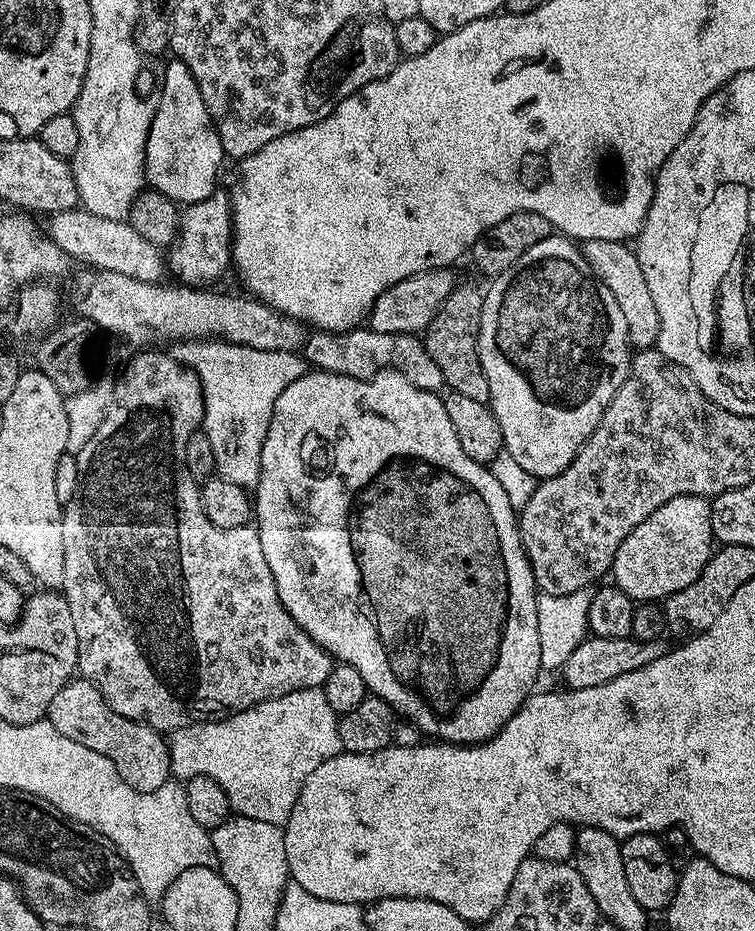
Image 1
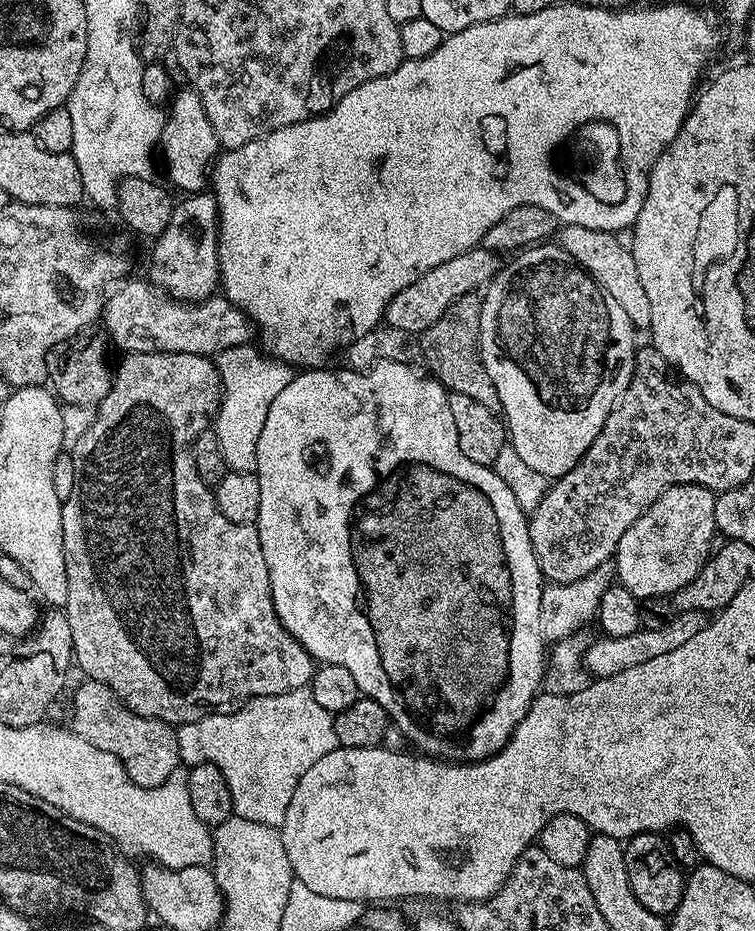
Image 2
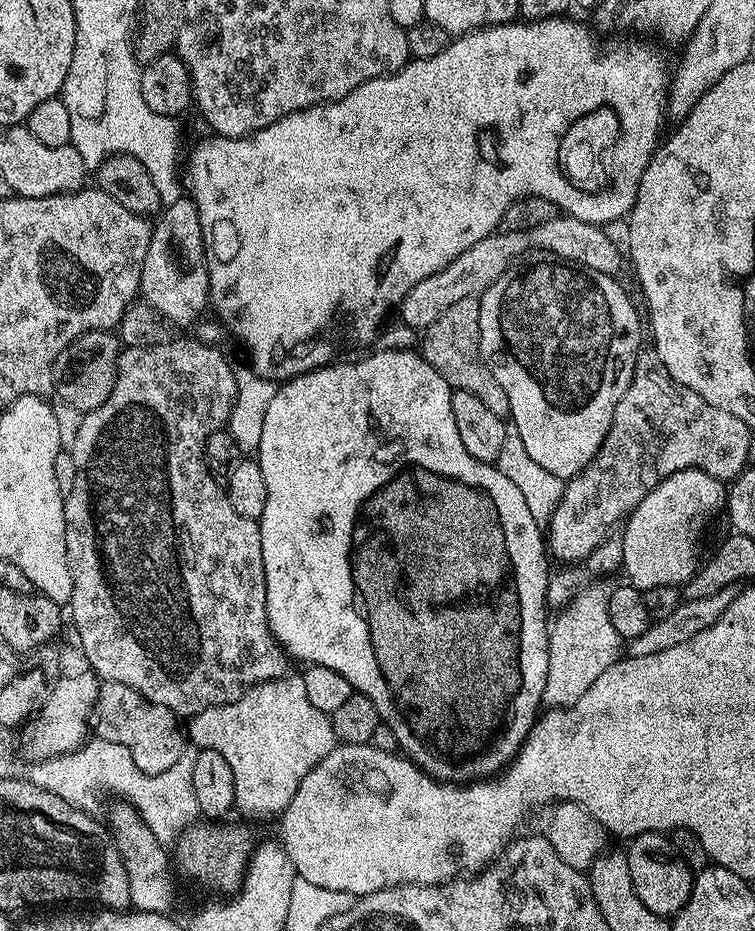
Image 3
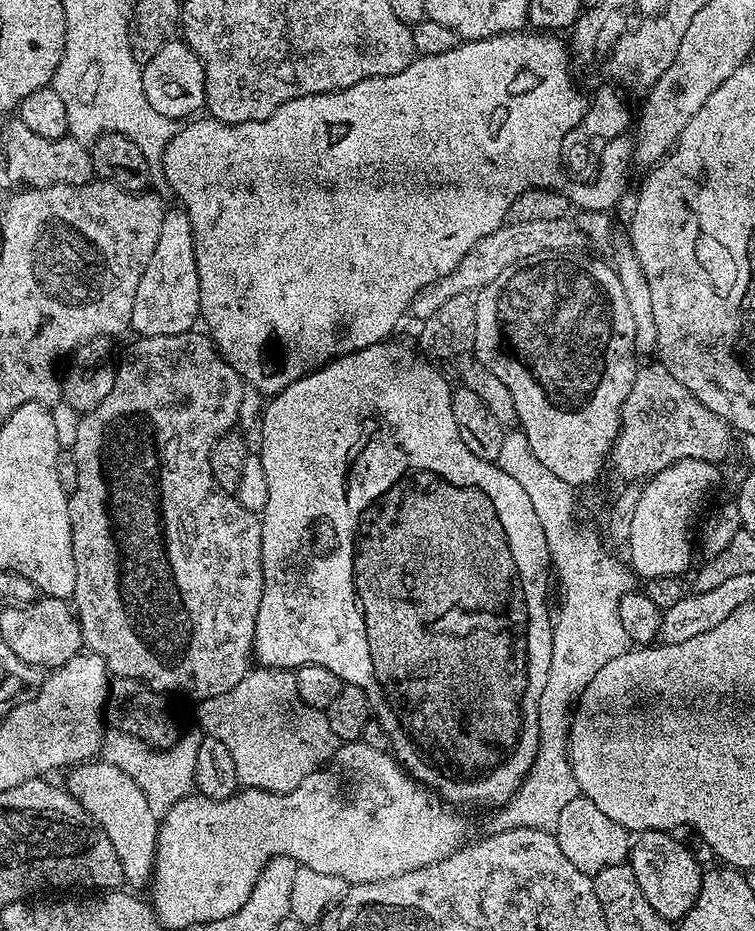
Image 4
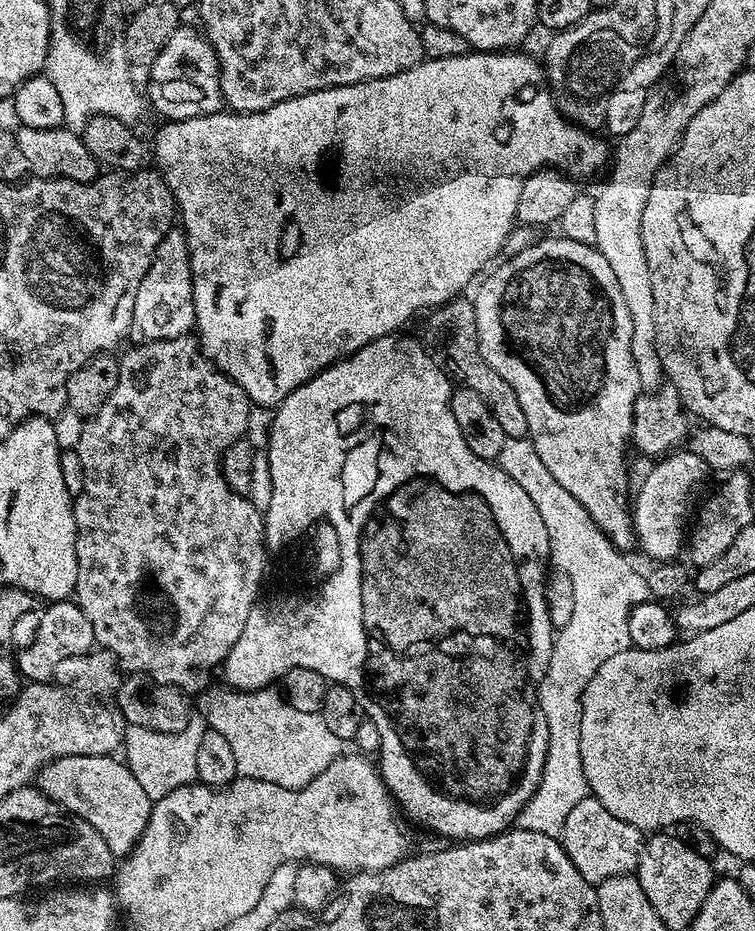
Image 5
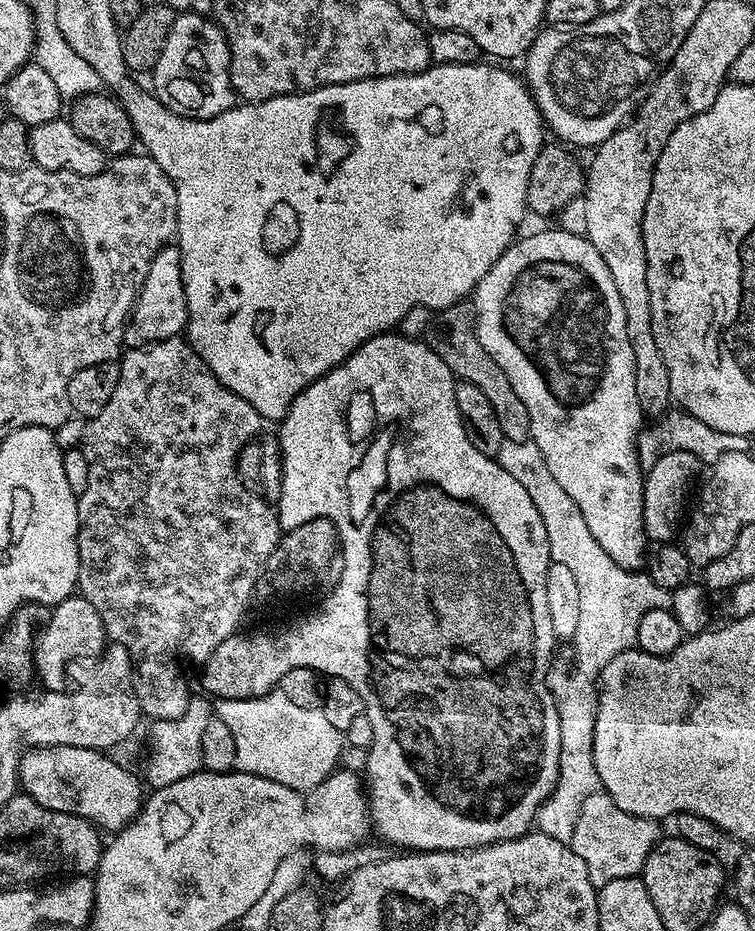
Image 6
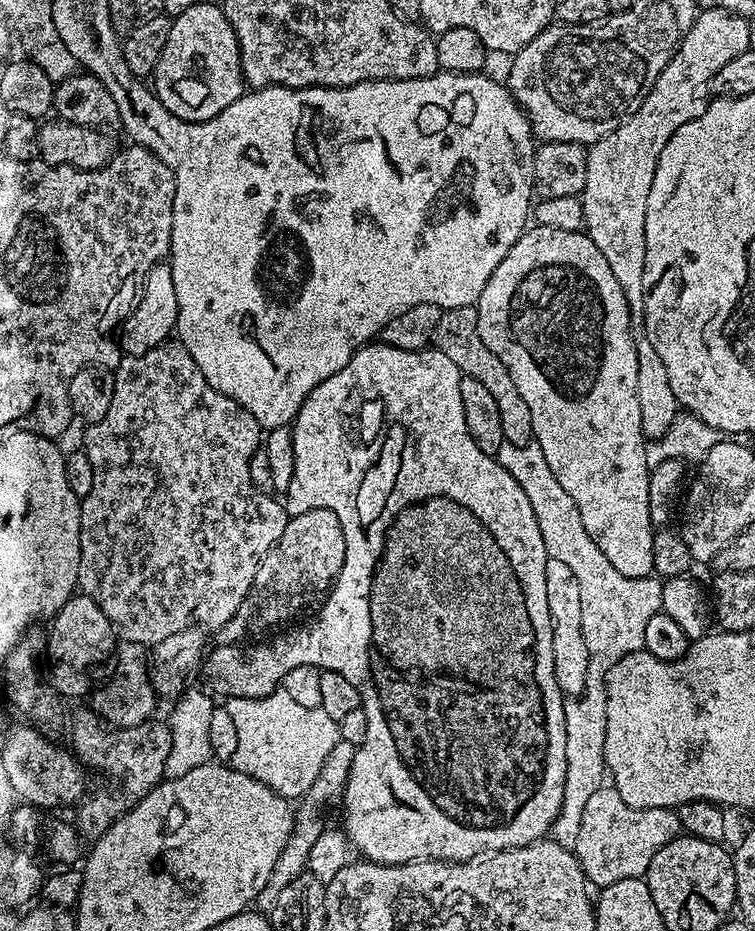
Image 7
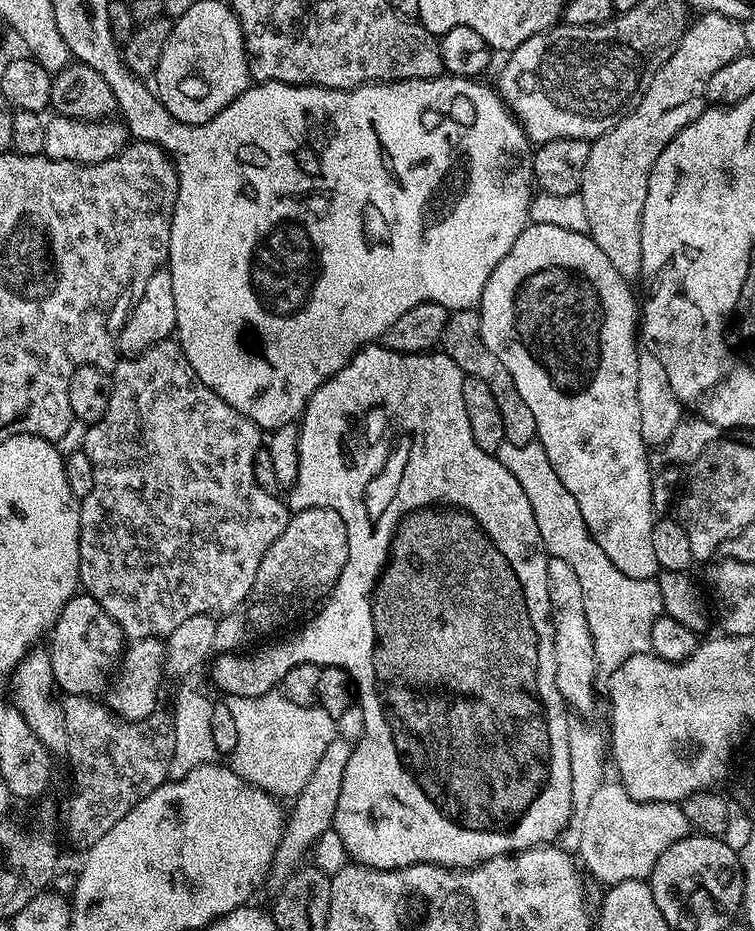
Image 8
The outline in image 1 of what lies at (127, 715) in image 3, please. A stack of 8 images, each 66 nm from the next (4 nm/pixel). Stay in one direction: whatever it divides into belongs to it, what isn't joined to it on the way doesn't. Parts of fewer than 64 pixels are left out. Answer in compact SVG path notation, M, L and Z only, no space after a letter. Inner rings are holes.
M73 678L66 686L62 686L62 690L54 694L54 702L50 702L46 719L54 724L59 733L112 759L117 766L118 773L126 780L127 785L132 786L136 791L156 792L172 776L167 739L150 726L139 724L130 718L122 718L122 714L118 714L108 705L106 698L102 698L100 691L89 680Z

